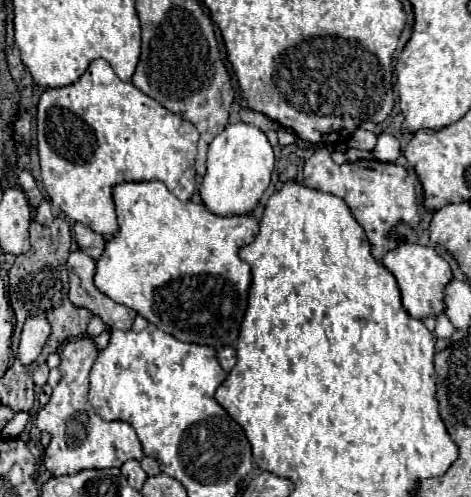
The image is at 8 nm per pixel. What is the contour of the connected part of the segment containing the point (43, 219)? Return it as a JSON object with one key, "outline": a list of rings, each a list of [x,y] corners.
{"outline":[[[42,200],[40,206],[36,208],[36,222],[40,224],[50,224],[52,222],[52,210],[50,210],[50,202],[48,200]]]}

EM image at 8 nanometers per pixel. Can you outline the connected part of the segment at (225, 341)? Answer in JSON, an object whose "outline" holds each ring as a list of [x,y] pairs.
{"outline":[[[158,180],[114,186],[114,204],[120,232],[106,242],[100,262],[96,262],[96,288],[182,342],[212,348],[236,344],[252,284],[250,266],[238,258],[238,250],[256,238],[260,230],[258,218],[254,214],[216,216],[202,202],[180,202]]]}

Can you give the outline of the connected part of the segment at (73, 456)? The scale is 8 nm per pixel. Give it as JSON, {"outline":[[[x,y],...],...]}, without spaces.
{"outline":[[[90,336],[68,342],[60,354],[60,382],[50,402],[36,414],[36,426],[50,434],[44,466],[52,476],[68,476],[86,468],[120,468],[126,460],[142,460],[144,452],[134,428],[126,422],[102,420],[88,402],[88,372],[98,356]]]}

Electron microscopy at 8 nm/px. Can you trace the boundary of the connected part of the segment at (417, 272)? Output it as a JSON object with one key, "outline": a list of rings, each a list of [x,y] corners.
{"outline":[[[402,242],[384,254],[382,264],[396,276],[396,282],[402,292],[402,304],[412,318],[424,320],[426,316],[438,316],[444,310],[442,294],[444,286],[452,280],[452,270],[448,262],[434,248]]]}

